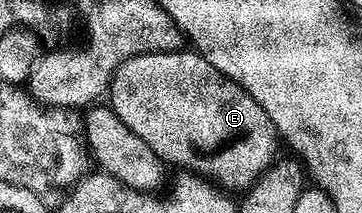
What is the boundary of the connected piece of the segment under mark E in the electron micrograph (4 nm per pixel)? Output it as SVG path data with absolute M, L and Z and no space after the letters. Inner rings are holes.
M192 48L140 54L127 60L113 74L107 102L119 120L123 120L123 124L127 124L127 128L131 128L131 132L135 132L135 136L139 136L139 140L143 140L143 144L147 144L162 162L170 167L185 166L181 168L229 192L244 191L253 186L278 157L279 135L267 112L263 112L260 104L238 82L231 81L215 68L215 64Z

